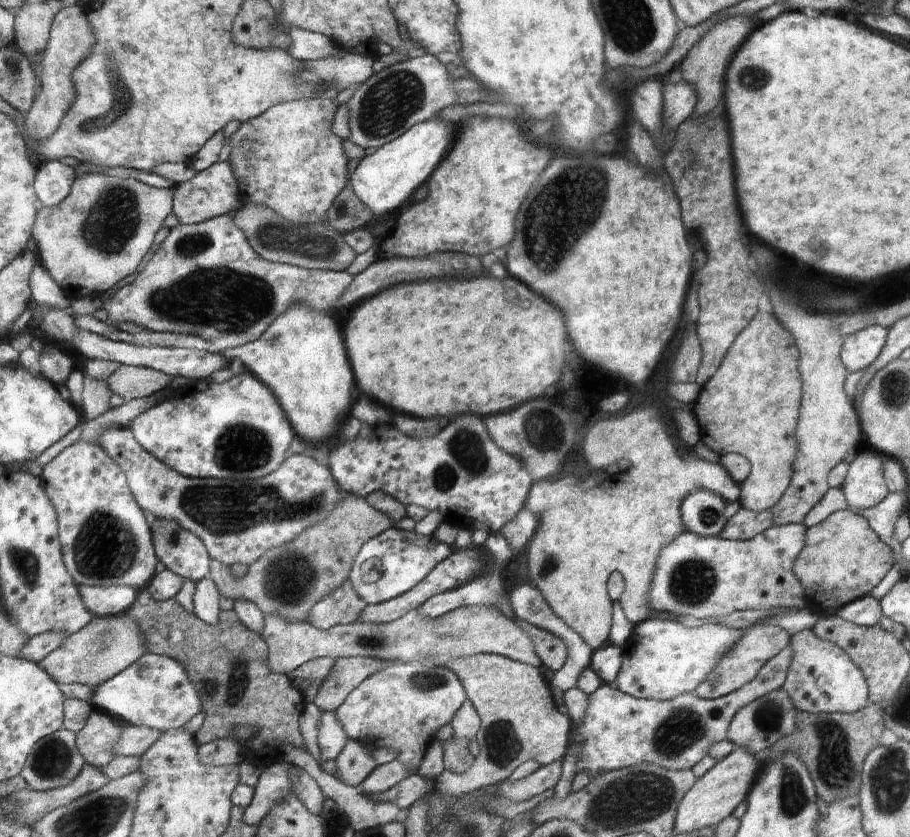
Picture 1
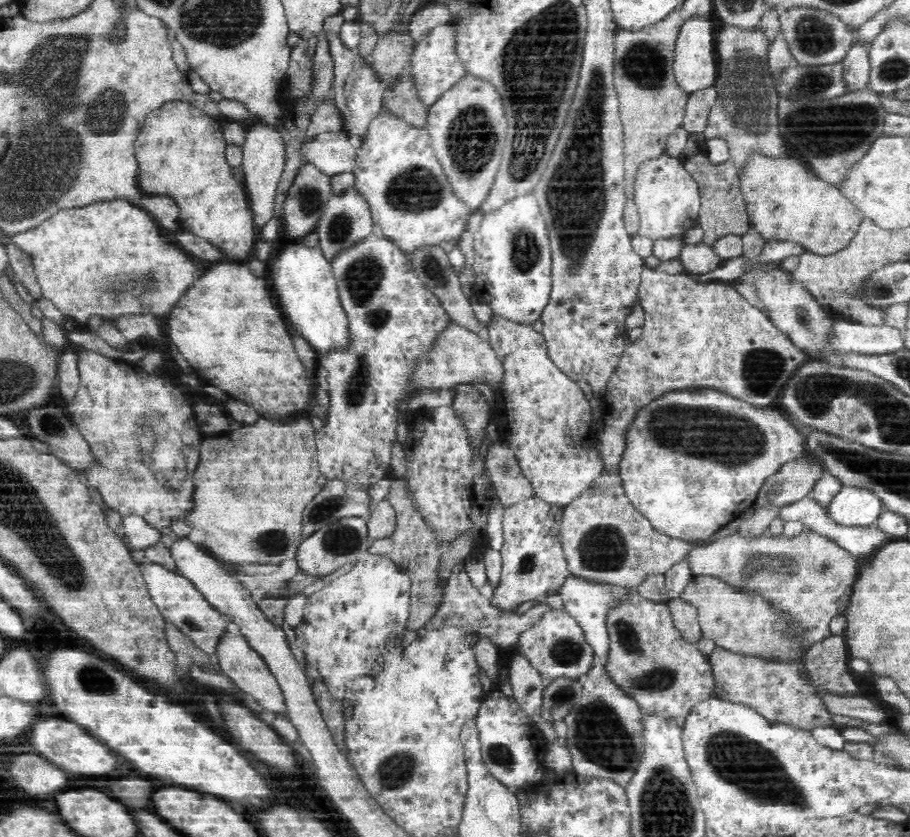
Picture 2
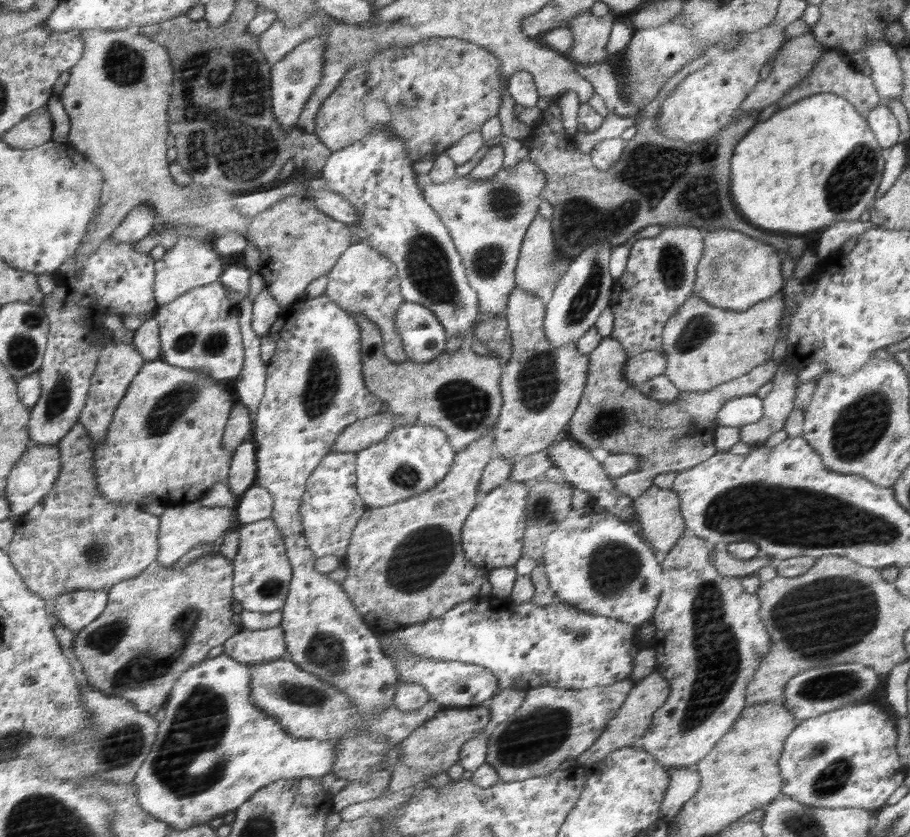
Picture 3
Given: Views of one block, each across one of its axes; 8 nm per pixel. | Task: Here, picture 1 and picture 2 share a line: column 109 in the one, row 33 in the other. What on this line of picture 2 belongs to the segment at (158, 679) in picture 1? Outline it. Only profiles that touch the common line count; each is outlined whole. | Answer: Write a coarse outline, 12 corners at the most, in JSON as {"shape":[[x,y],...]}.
{"shape":[[688,19],[673,75],[684,97],[715,87],[712,22]]}

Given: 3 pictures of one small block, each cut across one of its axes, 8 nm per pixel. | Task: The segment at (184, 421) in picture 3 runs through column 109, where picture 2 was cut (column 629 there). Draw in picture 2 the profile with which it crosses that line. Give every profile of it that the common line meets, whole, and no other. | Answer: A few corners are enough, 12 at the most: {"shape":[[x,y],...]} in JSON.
{"shape":[[716,390],[638,414],[619,465],[697,543],[805,455],[778,410]]}

